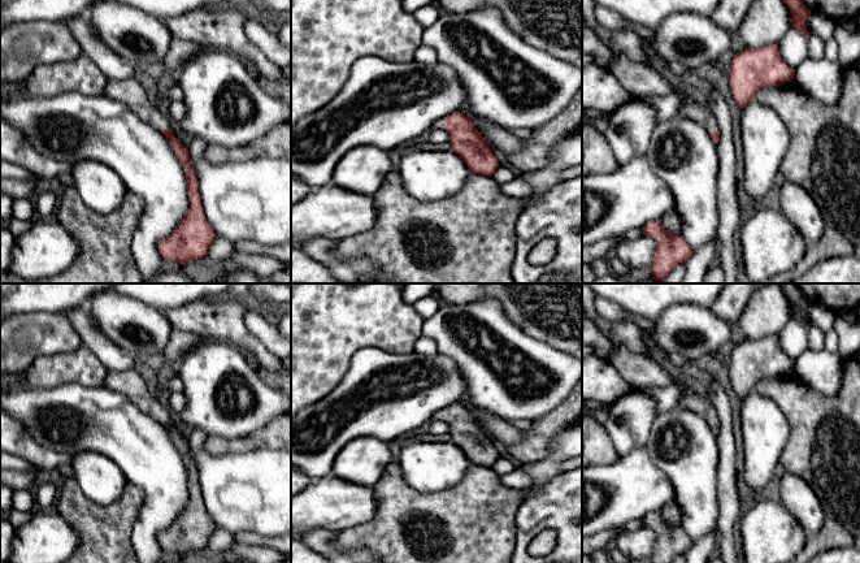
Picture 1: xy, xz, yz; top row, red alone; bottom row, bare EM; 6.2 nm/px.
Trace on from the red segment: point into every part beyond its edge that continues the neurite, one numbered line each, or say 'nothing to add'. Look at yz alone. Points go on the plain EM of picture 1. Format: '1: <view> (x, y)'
1: yz (690, 398)

